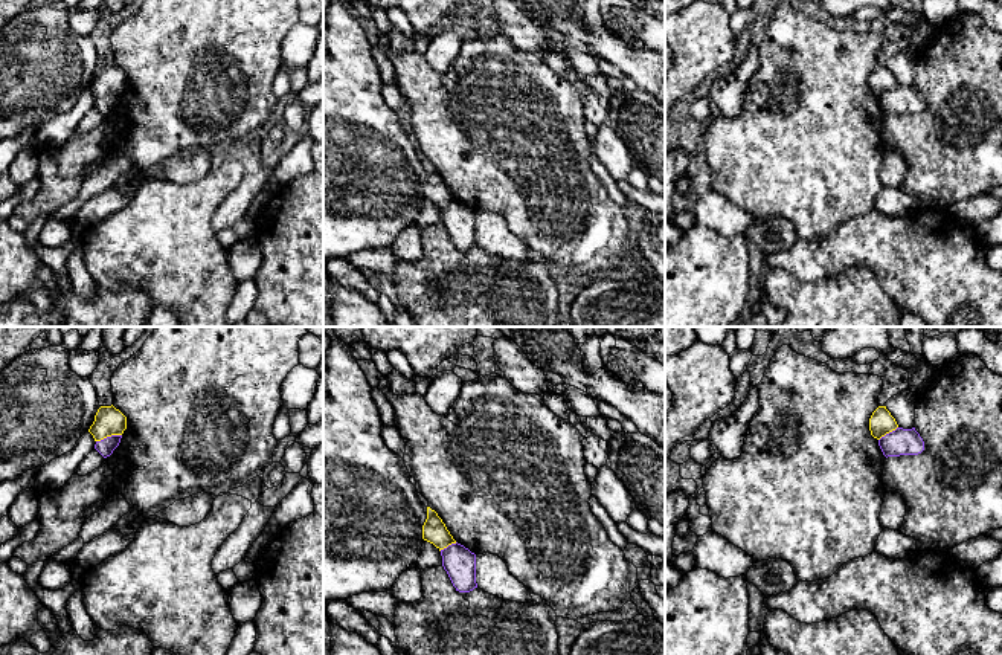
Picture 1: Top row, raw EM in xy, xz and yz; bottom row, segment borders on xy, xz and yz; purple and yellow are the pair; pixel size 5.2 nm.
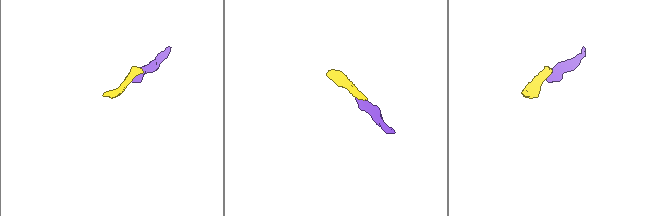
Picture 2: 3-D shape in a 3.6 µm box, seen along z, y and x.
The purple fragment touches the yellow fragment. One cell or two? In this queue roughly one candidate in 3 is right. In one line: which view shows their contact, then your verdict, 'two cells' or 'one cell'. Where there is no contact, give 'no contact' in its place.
xy | two cells

